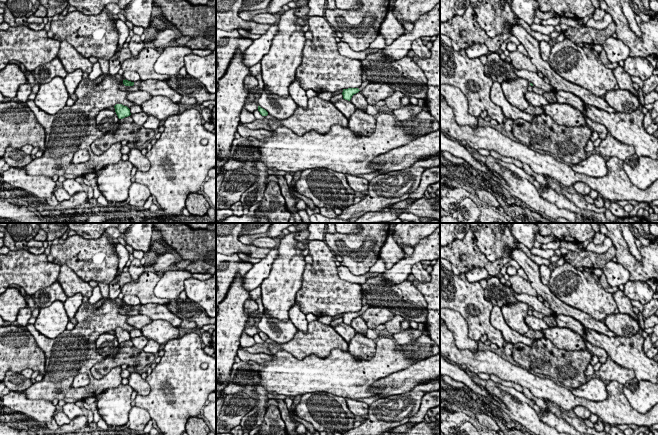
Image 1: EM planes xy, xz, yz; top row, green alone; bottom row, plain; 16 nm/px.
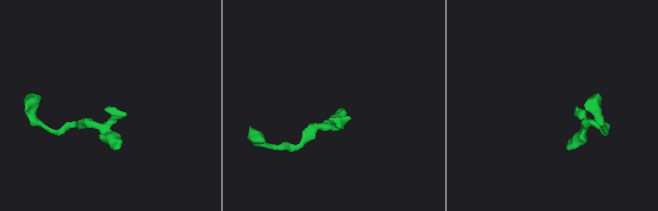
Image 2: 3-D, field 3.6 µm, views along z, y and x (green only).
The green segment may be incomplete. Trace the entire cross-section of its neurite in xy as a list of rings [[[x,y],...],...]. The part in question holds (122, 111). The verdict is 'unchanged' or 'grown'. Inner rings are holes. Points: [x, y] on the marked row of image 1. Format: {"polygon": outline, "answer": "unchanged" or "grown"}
{"polygon": [[[116,104],[114,108],[119,119],[123,119],[131,115],[130,109],[127,106]]], "answer": "unchanged"}

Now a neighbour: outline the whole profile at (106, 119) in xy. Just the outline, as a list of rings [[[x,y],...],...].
[[[103,109],[96,116],[97,128],[103,133],[110,131],[118,121],[116,112],[110,109]]]

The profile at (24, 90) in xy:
[[[25,83],[20,85],[16,98],[19,102],[26,103],[28,101],[28,97],[32,92],[32,86],[29,83]]]

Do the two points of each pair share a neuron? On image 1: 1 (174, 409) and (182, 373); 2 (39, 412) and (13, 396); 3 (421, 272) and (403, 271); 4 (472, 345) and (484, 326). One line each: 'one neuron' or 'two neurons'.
1: one neuron
2: one neuron
3: two neurons
4: two neurons

